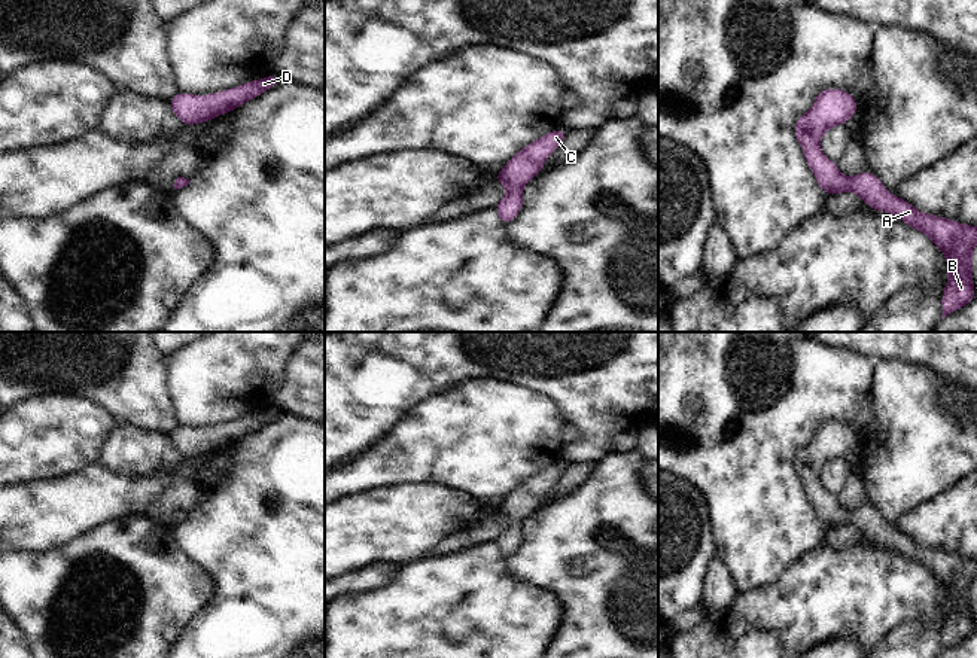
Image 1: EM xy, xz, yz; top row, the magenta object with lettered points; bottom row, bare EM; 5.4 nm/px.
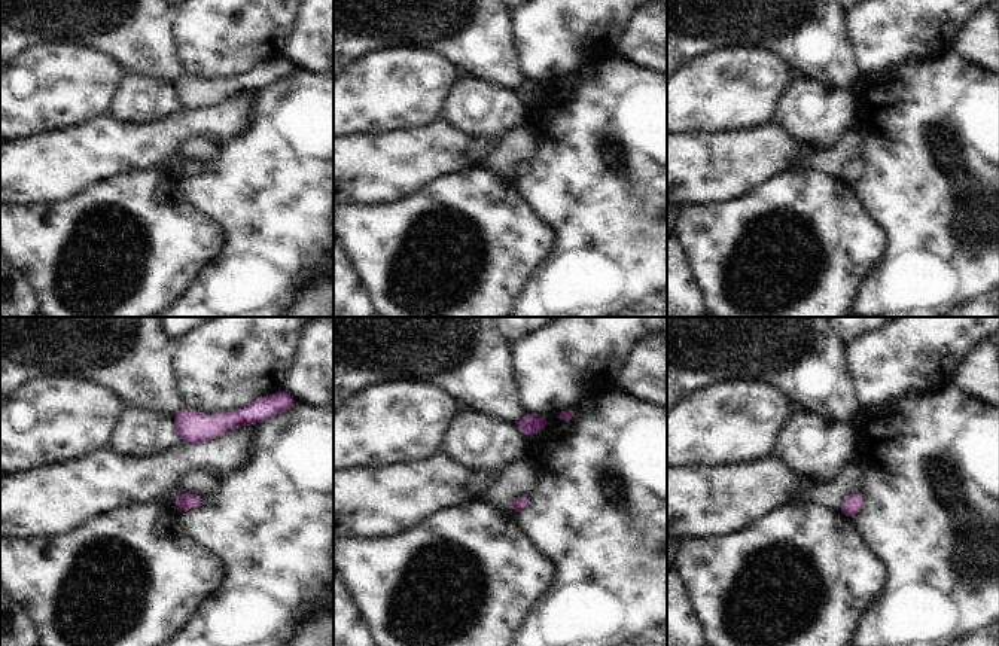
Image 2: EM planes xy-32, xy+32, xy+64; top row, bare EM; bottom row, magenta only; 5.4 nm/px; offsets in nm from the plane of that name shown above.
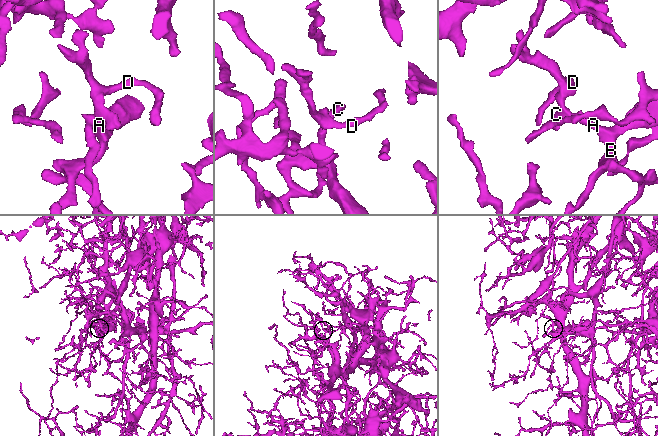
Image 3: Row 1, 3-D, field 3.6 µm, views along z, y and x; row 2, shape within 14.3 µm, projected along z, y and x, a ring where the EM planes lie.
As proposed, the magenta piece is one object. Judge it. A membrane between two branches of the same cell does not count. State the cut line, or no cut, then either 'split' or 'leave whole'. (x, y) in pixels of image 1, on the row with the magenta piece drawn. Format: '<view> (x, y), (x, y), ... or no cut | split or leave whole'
no cut | leave whole

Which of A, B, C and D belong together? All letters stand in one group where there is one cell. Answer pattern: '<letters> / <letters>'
A B C D

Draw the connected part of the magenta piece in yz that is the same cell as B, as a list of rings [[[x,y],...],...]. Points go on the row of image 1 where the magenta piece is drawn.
[[[838,88],[824,89],[816,95],[812,109],[795,121],[795,138],[818,188],[830,197],[847,191],[855,192],[870,208],[892,213],[908,226],[923,232],[944,253],[949,275],[941,296],[941,319],[944,319],[976,298],[973,253],[977,244],[977,226],[917,211],[908,201],[892,195],[868,170],[858,176],[843,176],[837,162],[824,156],[821,138],[830,128],[844,125],[856,112],[856,100],[850,92]]]

